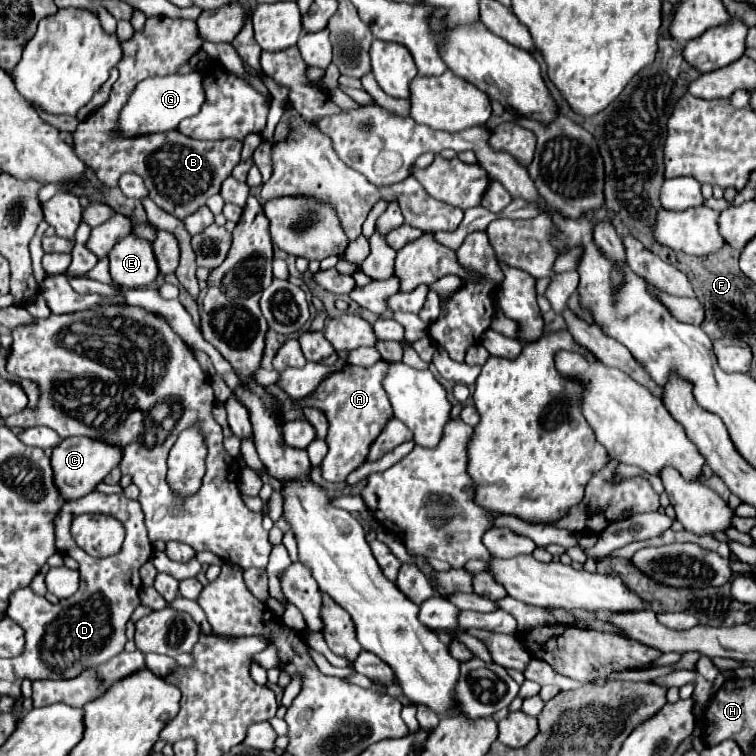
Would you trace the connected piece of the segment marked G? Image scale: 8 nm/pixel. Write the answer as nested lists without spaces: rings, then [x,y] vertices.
[[[200,72],[146,78],[132,92],[128,104],[124,106],[124,110],[120,114],[118,126],[124,132],[124,136],[166,132],[166,130],[176,128],[184,118],[196,116],[200,112],[200,106],[204,104],[204,98],[206,98],[206,94],[204,94],[204,84],[202,84]]]

